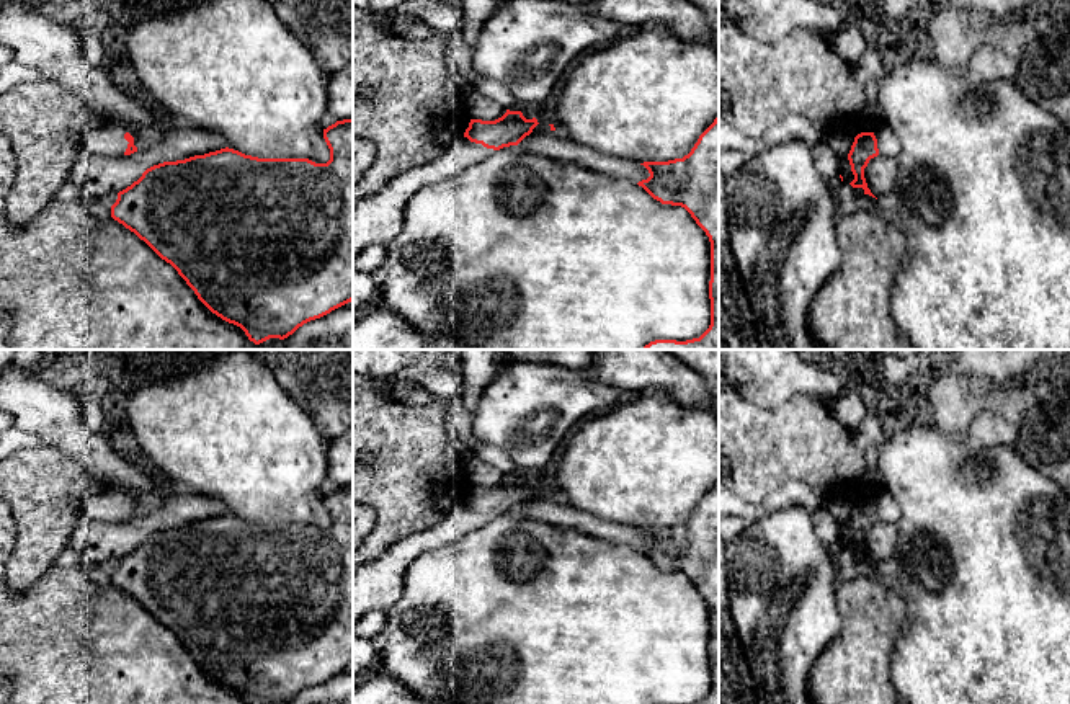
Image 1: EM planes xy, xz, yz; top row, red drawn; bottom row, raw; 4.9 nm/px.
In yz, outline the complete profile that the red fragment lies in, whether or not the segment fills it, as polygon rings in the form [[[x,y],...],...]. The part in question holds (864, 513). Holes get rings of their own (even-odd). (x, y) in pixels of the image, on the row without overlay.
[[[884,488],[879,490],[874,498],[858,500],[848,519],[851,537],[854,541],[854,546],[849,550],[853,554],[863,554],[864,560],[876,564],[867,554],[867,549],[864,544],[864,534],[867,532],[871,524],[877,521],[897,523],[900,516],[902,516],[902,511],[898,503]]]

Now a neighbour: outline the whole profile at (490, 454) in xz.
[[[480,444],[477,449],[472,451],[472,456],[477,456],[484,462],[500,469],[505,475],[510,477],[521,475],[519,466],[505,451],[495,446]]]

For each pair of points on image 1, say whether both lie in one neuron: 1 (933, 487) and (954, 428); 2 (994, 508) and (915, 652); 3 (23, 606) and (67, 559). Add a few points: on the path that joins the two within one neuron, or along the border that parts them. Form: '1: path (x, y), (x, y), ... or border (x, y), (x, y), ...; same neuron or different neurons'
1: border (927, 420), (949, 436), (966, 440); different neurons
2: path (990, 544), (990, 577), (951, 616); same neuron
3: border (77, 564), (54, 567); different neurons

